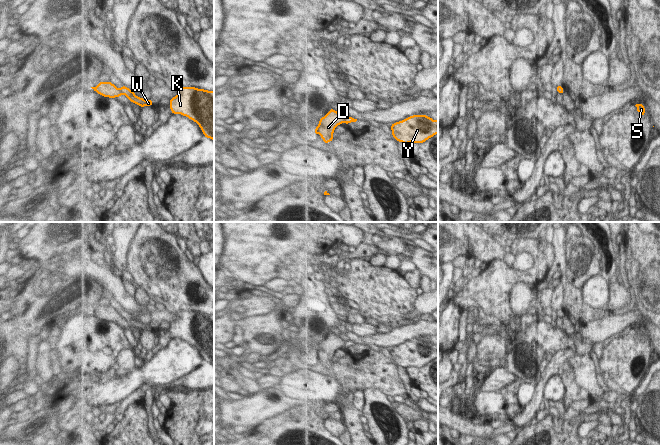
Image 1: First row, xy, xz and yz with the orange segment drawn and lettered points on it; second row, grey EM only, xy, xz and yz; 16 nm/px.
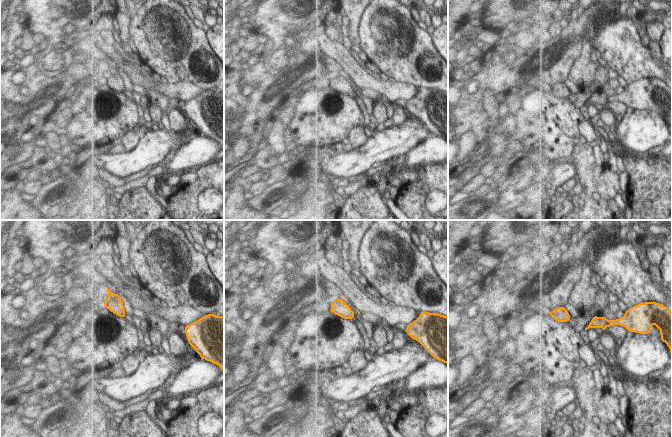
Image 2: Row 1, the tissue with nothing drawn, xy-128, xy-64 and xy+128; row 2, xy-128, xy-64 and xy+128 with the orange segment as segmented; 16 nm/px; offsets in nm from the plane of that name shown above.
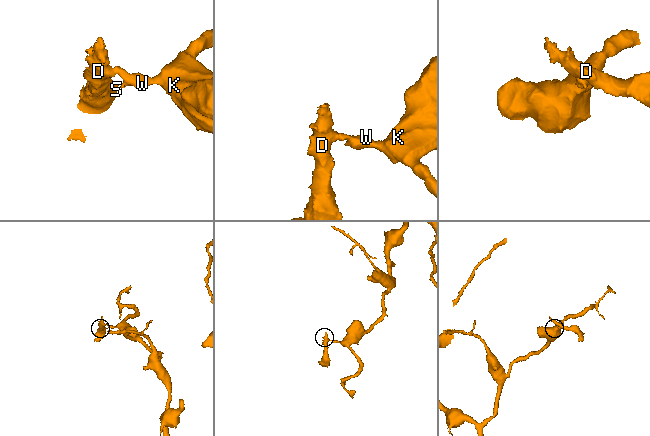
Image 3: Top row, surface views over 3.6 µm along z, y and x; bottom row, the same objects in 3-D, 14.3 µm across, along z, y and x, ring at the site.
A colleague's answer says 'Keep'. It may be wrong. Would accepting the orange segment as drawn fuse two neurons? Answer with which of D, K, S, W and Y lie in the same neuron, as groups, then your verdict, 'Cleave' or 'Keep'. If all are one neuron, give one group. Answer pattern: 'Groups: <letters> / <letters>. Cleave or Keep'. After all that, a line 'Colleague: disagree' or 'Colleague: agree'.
Groups: D S / K W Y. Cleave.
Colleague: disagree

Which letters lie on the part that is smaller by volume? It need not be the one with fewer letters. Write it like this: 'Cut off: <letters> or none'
Cut off: D, S

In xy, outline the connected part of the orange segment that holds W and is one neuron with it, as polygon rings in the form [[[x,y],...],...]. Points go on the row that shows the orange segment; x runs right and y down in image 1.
[[[121,86],[120,90],[129,99],[130,102],[139,105],[141,108],[144,106],[152,106],[153,104],[152,99],[145,100],[141,97],[138,97],[132,90],[127,88],[126,86]]]

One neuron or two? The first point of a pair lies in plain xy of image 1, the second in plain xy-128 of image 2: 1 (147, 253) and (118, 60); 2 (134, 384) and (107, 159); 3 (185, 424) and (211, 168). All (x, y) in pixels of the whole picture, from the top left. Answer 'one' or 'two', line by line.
1: two
2: one
3: one

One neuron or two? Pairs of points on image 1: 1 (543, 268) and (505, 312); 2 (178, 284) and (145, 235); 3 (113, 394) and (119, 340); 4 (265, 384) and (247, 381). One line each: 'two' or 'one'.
1: one
2: one
3: two
4: one

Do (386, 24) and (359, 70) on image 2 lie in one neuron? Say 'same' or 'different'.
different

